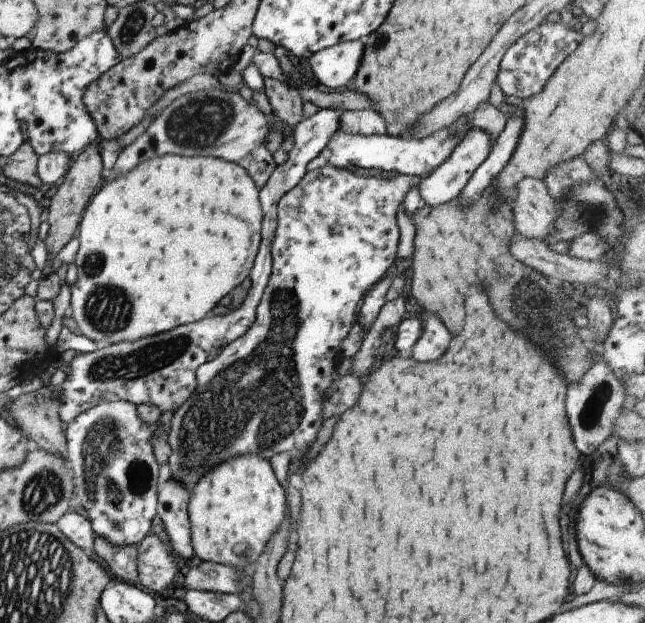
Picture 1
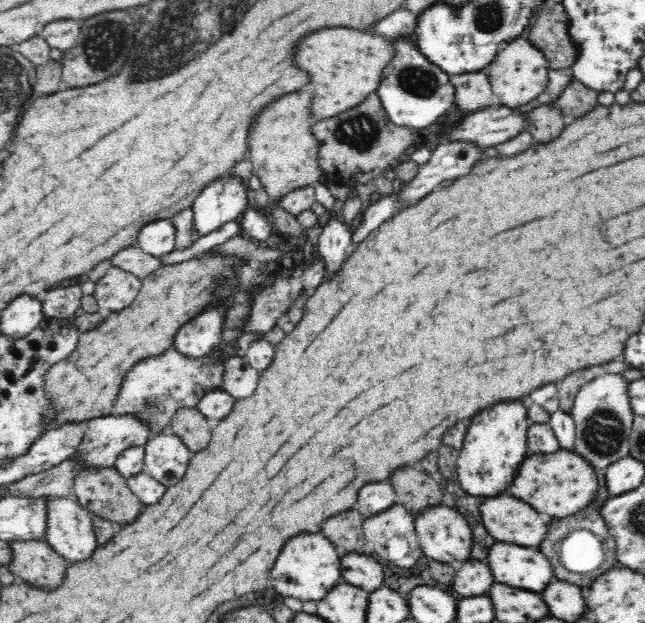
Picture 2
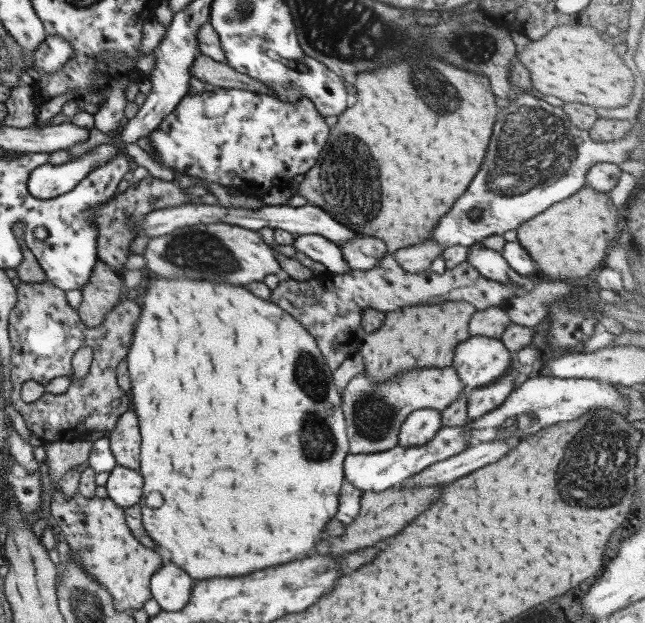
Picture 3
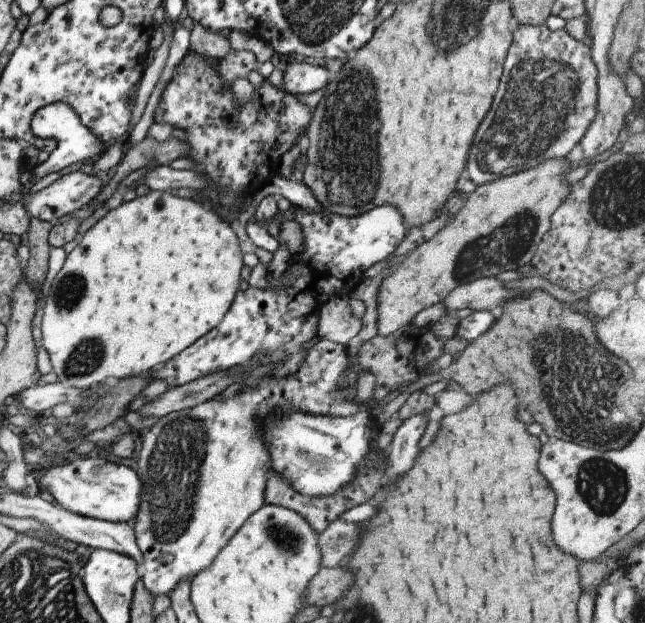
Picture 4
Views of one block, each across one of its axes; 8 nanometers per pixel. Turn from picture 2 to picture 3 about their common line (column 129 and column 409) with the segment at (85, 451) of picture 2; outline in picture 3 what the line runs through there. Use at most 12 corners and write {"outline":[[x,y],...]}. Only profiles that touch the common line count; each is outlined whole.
{"outline":[[441,411],[410,413],[397,446],[419,447],[442,428]]}

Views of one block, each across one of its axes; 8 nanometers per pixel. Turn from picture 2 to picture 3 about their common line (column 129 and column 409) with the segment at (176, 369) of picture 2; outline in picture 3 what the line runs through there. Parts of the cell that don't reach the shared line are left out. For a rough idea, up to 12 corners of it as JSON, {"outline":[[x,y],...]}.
{"outline":[[453,366],[374,382],[342,396],[349,454],[396,447],[402,423],[467,389]]}

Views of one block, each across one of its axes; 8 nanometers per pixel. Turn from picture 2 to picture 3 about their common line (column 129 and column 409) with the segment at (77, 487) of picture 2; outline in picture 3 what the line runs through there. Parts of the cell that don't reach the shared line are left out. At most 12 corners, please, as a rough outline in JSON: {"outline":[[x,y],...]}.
{"outline":[[444,485],[365,492],[341,536],[314,553],[342,556],[396,536]]}

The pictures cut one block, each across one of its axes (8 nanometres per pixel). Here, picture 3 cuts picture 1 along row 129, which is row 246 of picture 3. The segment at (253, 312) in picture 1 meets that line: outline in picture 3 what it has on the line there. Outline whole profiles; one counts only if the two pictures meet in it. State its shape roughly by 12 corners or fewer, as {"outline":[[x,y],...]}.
{"outline":[[319,234],[299,235],[295,250],[326,266],[348,274],[341,247]]}

